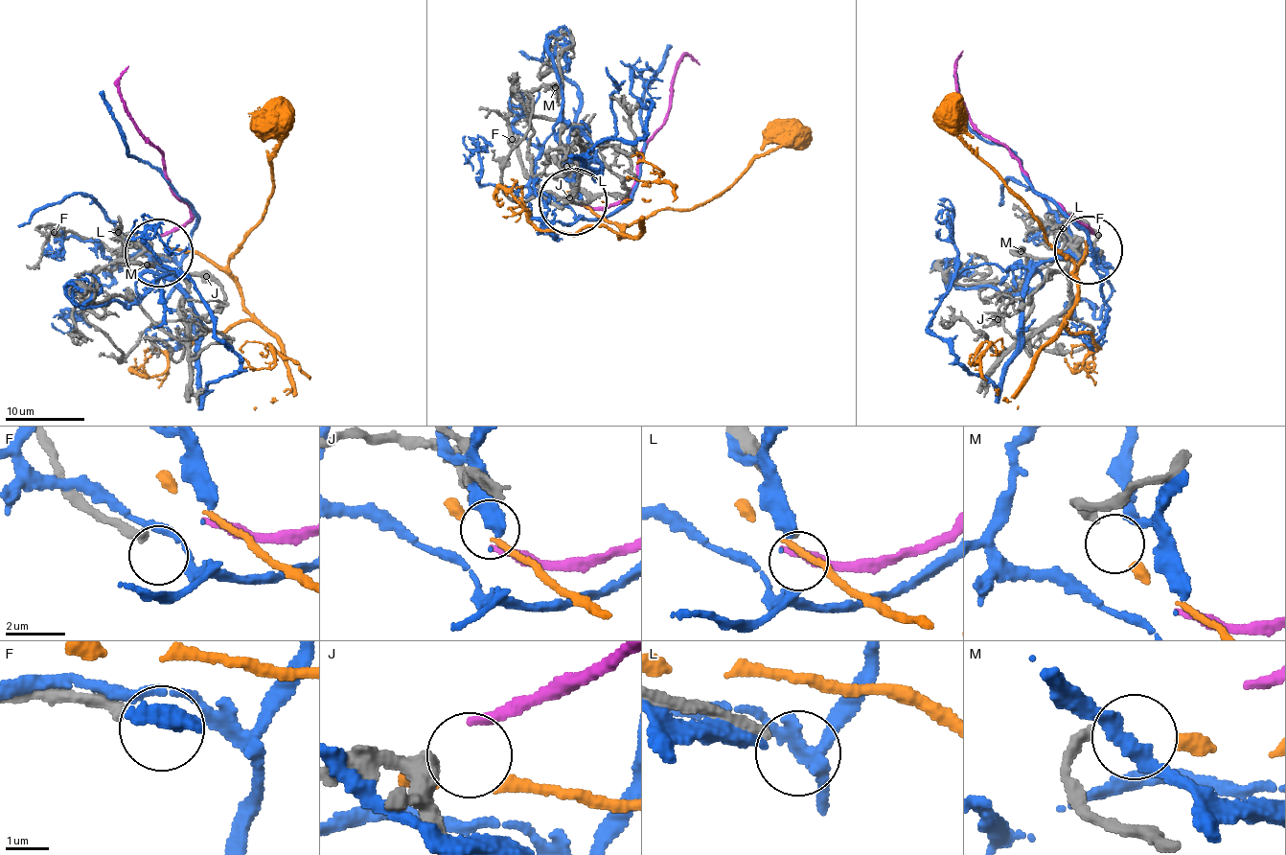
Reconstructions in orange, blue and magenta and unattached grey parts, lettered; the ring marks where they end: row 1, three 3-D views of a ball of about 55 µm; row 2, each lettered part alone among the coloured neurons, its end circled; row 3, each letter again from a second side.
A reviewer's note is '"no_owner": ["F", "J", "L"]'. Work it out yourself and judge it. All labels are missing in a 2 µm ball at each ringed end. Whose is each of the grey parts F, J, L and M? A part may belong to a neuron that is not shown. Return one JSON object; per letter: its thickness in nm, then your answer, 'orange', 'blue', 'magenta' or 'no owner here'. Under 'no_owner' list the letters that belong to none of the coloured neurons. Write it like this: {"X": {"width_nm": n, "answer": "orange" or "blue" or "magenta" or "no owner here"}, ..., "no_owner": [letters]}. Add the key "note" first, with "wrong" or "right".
{"note": "right", "F": {"width_nm": 280, "answer": "no owner here"}, "J": {"width_nm": 400, "answer": "no owner here"}, "L": {"width_nm": 280, "answer": "no owner here"}, "M": {"width_nm": 280, "answer": "orange"}, "no_owner": ["F", "J", "L"]}

